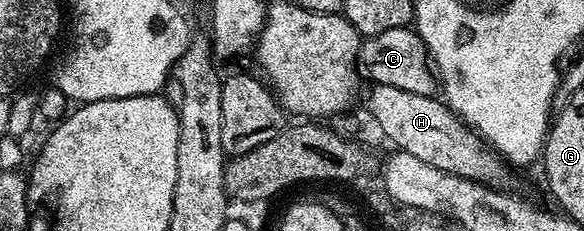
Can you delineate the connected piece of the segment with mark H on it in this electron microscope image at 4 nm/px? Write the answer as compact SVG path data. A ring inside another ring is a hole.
M390 84L373 85L371 89L368 94L368 110L372 113L377 128L393 142L396 150L410 156L418 156L418 160L425 164L434 164L434 168L442 168L442 172L450 172L459 178L469 178L471 182L483 182L493 188L501 185L505 163L491 149L486 148L485 143L452 113L439 97L427 98L414 92L402 92L402 88L394 88Z

